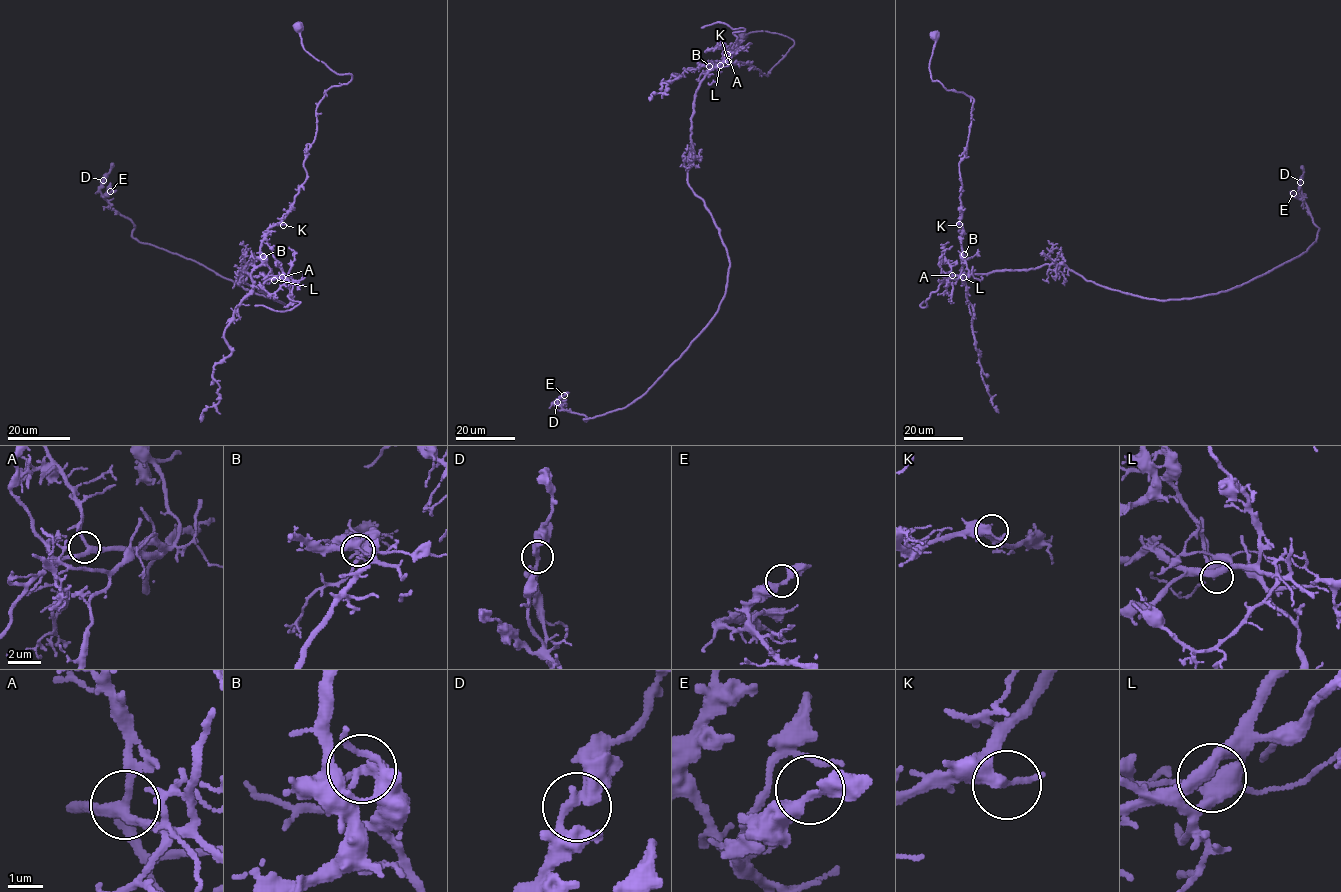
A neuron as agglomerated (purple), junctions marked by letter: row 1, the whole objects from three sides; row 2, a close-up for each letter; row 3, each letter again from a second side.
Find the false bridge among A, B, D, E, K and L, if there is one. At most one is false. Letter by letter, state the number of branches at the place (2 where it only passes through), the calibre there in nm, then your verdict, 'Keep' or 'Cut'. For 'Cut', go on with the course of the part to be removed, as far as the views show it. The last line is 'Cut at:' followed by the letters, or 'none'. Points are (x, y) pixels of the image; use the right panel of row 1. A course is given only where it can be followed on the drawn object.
A: Branches: 3. Thickness 280 nm. Keep
B: Branches: 2. Thickness 320 nm. Cut. Course of the part to remove: (963, 254), (959, 163), (964, 156), (974, 99), (932, 80), (929, 66), (937, 30)
D: Branches: 2. Thickness 320 nm. Keep
E: Branches: 2. Thickness 280 nm. Keep
K: Branches: 3. Thickness 320 nm. Keep
L: Branches: 2. Thickness 380 nm. Keep
Cut at: B

